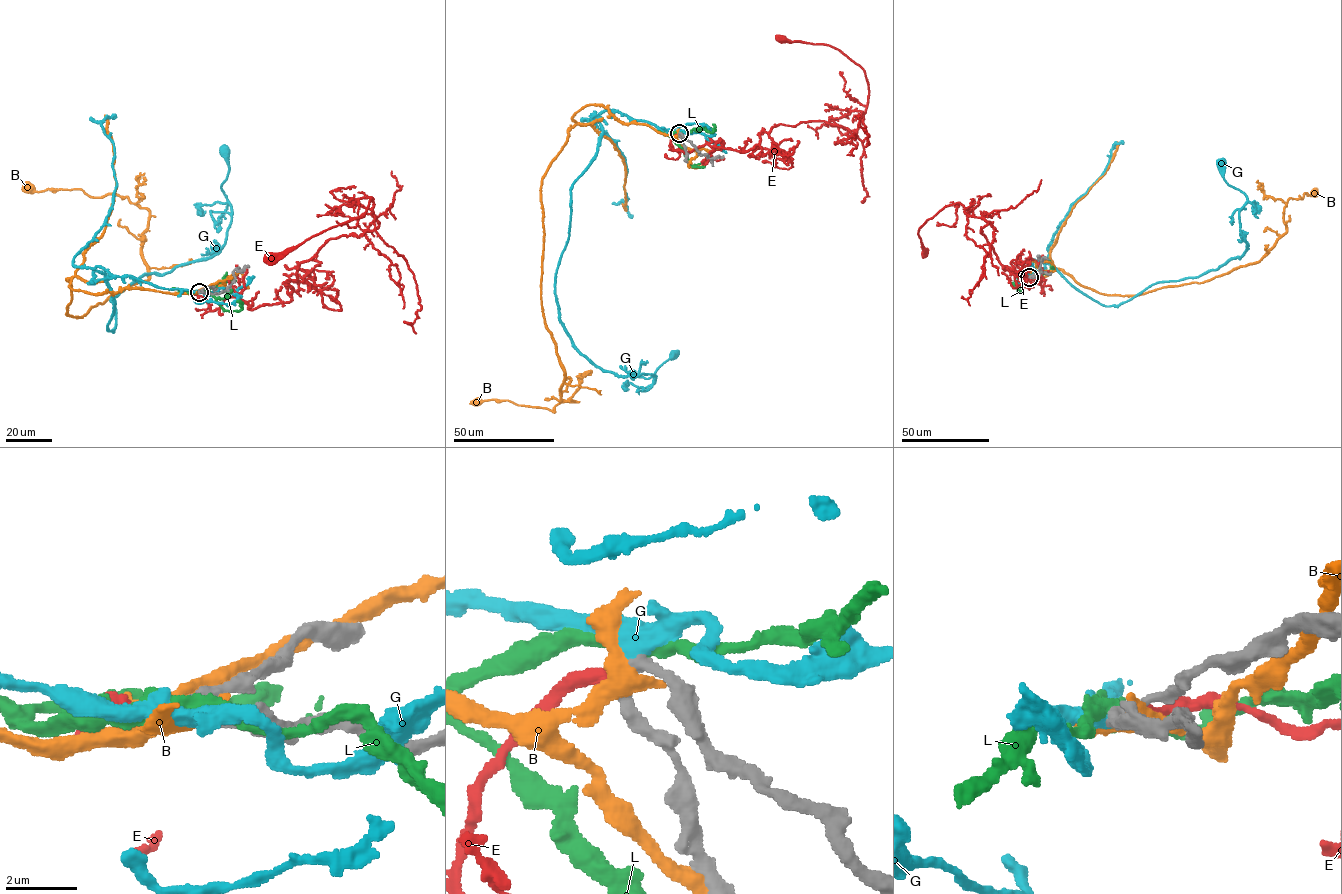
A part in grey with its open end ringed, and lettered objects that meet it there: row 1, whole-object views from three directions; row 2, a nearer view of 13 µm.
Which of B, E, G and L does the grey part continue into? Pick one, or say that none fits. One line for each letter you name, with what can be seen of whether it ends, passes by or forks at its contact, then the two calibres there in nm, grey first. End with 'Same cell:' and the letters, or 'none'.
G: it passes by; calibres 320 and 400 nm
Same cell: G

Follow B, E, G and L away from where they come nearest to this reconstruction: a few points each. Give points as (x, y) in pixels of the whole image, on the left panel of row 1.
B: (199, 292), (99, 294), (68, 278), (66, 314), (147, 281), (149, 212), (114, 193), (29, 188)
E: (198, 292), (212, 311), (289, 302), (300, 263), (376, 228), (371, 197), (270, 259)
G: (199, 292), (93, 269), (115, 304), (114, 331), (112, 297), (213, 256), (232, 211), (224, 151)
L: (199, 292), (188, 292), (206, 291), (222, 282), (236, 280)

